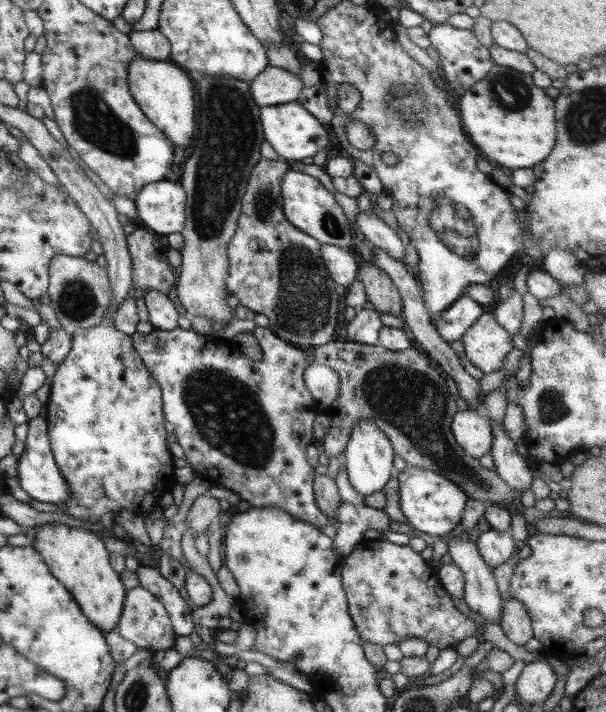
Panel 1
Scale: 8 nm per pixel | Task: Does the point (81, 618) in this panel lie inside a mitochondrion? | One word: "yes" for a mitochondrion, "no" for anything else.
no

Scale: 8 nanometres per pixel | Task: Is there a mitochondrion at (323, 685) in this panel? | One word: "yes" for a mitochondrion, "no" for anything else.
no

